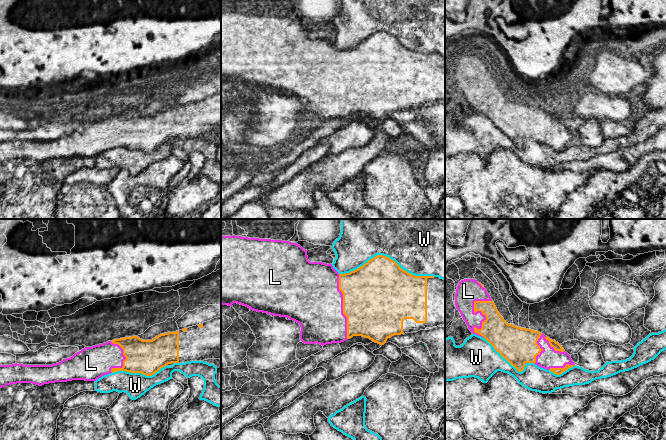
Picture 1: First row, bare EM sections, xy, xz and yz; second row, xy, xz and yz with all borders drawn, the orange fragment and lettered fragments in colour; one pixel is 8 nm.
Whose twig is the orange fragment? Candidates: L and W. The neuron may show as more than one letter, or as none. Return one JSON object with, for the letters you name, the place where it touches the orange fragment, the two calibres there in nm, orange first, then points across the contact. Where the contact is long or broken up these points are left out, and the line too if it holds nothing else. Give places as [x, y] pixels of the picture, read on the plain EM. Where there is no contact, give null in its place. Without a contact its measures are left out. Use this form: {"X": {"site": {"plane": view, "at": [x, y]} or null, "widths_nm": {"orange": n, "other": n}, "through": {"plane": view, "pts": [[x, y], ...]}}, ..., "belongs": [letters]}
{"L": {"site": {"plane": "yz", "at": [482, 89]}, "widths_nm": {"orange": 220, "other": 200}}, "belongs": ["L"]}

